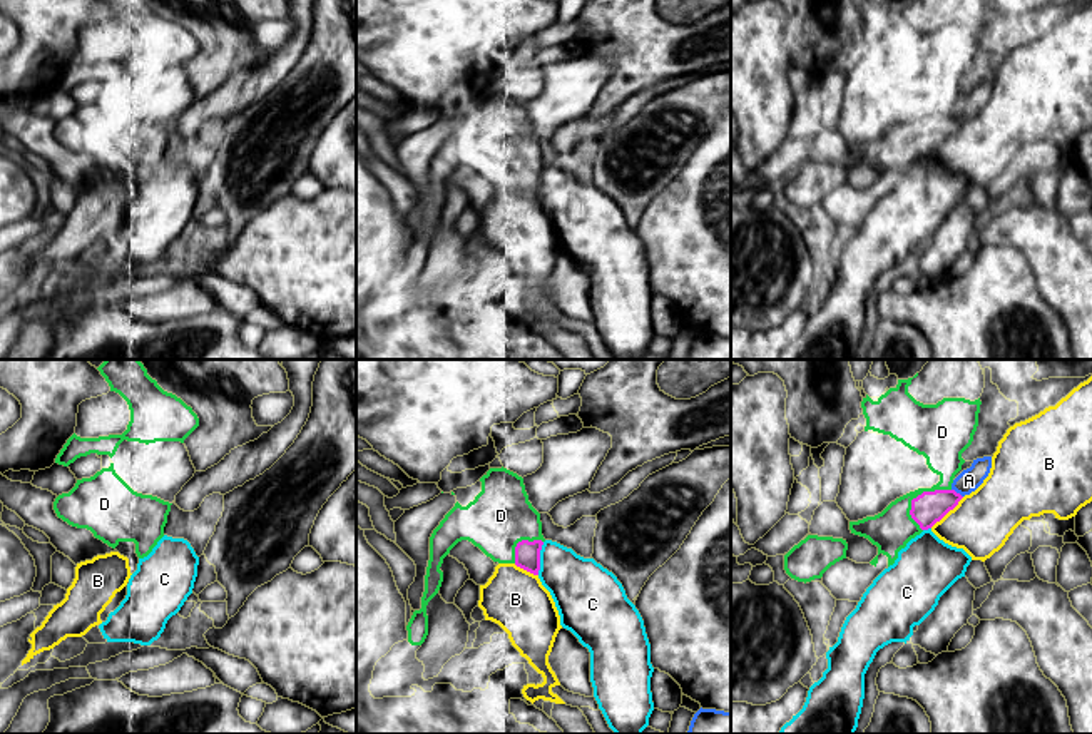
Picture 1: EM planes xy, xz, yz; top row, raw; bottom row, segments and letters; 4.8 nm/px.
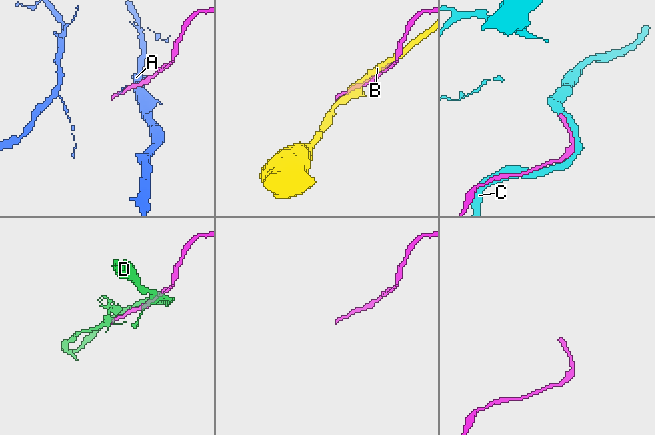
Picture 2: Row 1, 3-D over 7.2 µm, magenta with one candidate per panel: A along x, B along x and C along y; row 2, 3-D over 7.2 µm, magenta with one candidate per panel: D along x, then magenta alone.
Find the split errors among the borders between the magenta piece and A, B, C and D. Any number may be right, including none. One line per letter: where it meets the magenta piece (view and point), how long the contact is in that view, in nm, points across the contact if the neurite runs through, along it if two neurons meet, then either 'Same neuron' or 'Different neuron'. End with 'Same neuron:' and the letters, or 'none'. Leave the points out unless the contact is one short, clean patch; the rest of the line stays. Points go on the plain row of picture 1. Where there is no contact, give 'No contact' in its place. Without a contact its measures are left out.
A: Touches magenta at yz (955, 117). Shared border 70 nm. Different neuron
B: Touches magenta at yz (947, 137). Shared border 220 nm. Different neuron
C: Touches magenta at xz (539, 184). Shared border 160 nm. Different neuron
D: Touches magenta at yz (917, 122). Shared border 240 nm. Same neuron
Same neuron: D

